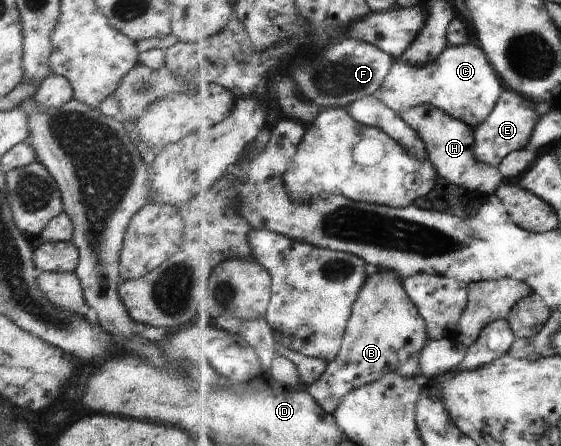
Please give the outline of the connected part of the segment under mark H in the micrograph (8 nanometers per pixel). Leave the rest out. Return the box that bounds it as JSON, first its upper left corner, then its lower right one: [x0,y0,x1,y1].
[400,105,505,194]

